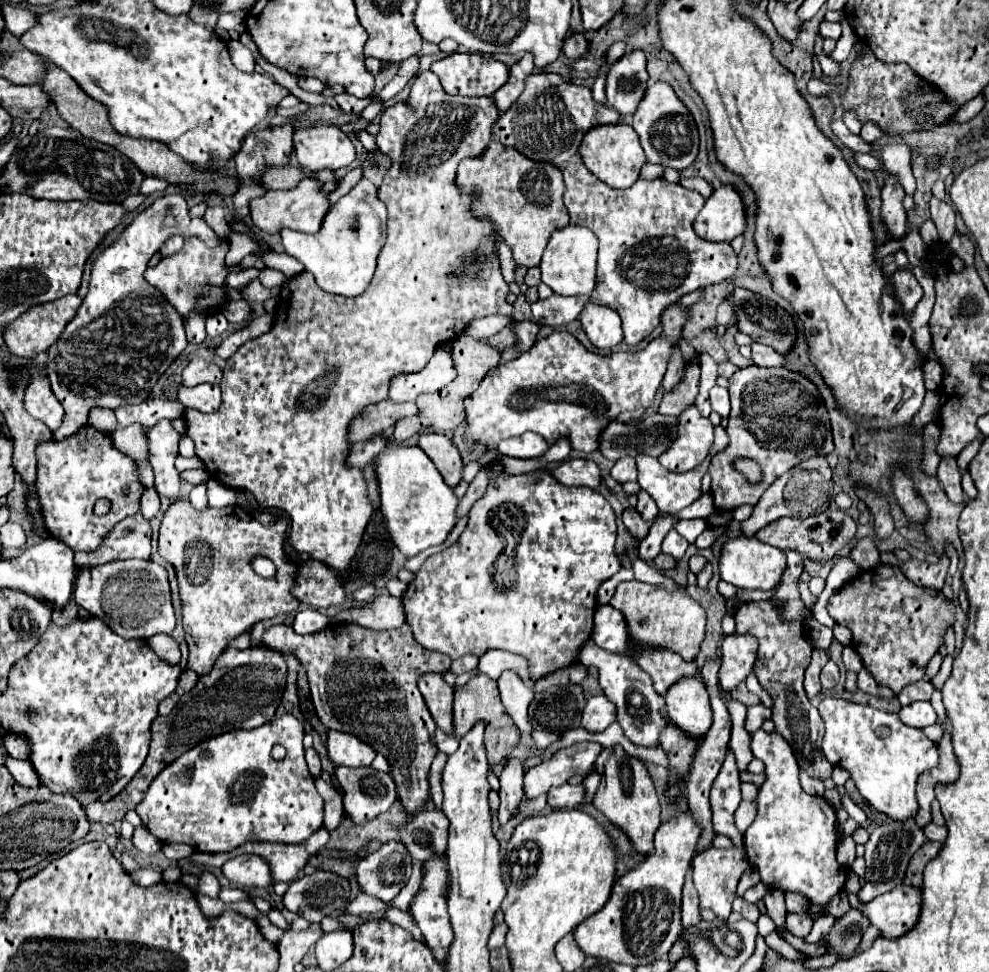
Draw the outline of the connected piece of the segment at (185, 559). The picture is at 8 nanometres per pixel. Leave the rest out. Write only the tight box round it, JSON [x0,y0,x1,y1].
[158,497,300,675]

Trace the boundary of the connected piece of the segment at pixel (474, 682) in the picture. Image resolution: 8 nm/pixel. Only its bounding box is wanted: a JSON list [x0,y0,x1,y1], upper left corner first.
[454,675,520,767]

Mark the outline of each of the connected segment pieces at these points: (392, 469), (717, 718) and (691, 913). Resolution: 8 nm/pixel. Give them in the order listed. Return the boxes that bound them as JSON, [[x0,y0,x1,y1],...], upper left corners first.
[[374,435,458,557],[686,659,730,853],[682,871,700,927]]

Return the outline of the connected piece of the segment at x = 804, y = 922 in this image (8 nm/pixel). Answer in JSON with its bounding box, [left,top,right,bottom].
[786,913,812,939]

